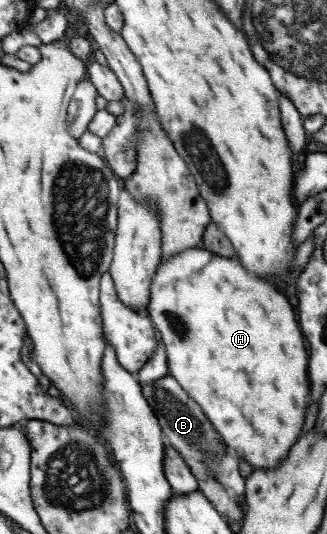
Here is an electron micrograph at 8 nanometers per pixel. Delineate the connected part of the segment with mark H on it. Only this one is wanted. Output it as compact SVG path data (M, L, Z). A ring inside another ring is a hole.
M203 246L201 247L193 247L193 249L187 249L185 251L181 251L181 253L175 253L175 255L171 255L171 259L167 257L163 263L160 263L159 266L156 267L156 273L153 274L152 277L152 285L149 287L149 301L146 304L146 311L148 318L151 320L152 325L156 328L156 333L159 339L164 343L165 349L165 357L167 368L171 373L173 379L182 387L183 390L186 391L186 394L201 408L201 411L210 419L214 430L220 435L220 439L223 441L224 445L231 449L231 453L235 455L235 457L244 459L248 461L250 467L254 468L273 468L277 466L277 463L284 459L286 453L289 451L289 448L299 439L300 429L303 425L303 418L305 415L305 410L308 407L309 403L307 403L307 397L310 393L309 387L309 376L306 374L306 368L309 361L309 355L306 350L306 341L302 336L302 331L300 327L295 323L296 314L294 303L286 299L286 297L275 288L271 289L271 285L269 283L265 283L265 281L259 281L255 275L251 275L251 273L247 273L241 265L239 265L239 261L237 259L225 259L225 257L217 257L217 255L213 255L213 253L209 253L207 249Z

